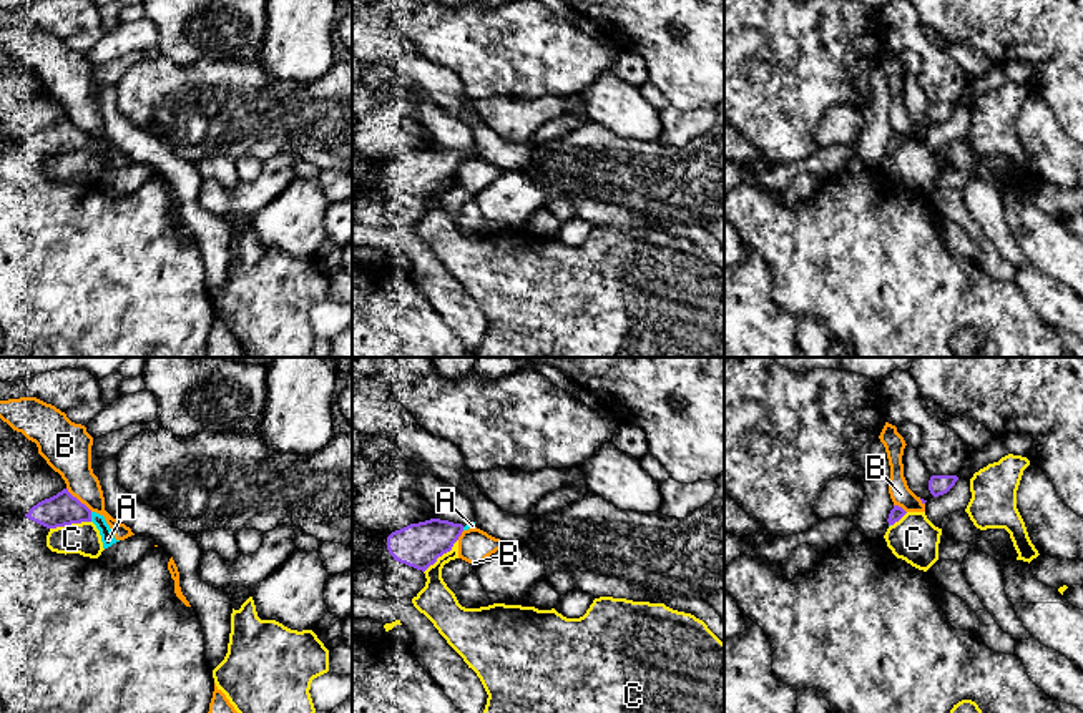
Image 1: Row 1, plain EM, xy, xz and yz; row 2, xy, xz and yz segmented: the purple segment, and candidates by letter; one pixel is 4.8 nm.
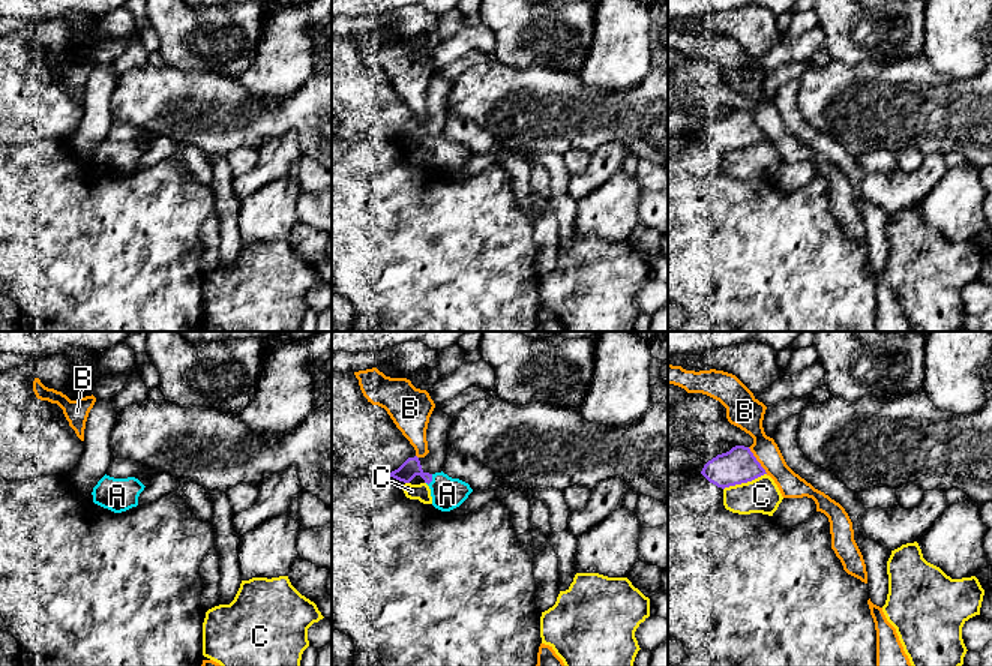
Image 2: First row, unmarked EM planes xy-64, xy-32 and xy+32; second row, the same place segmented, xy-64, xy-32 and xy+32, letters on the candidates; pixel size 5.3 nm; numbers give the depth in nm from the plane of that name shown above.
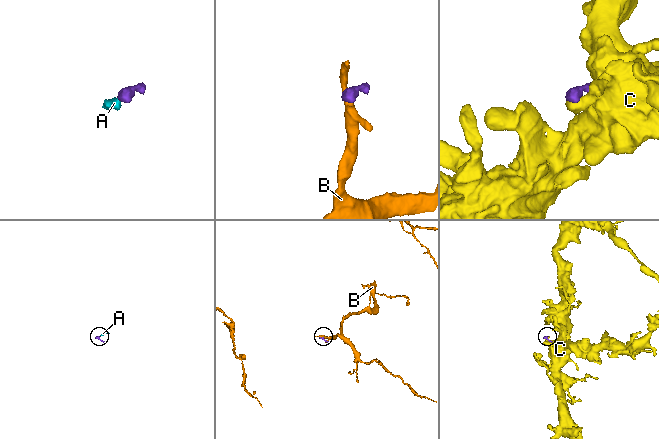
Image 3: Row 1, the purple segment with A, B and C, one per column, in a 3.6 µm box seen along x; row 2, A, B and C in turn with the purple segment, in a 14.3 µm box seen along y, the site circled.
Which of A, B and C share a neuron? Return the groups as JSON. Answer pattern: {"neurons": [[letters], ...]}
{"neurons": [["A"], ["B"], ["C"]]}

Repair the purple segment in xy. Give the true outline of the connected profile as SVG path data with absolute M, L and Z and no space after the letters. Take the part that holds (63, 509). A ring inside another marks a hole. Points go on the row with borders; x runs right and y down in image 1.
M63 489L56 495L38 502L30 509L28 514L25 514L25 517L47 529L93 522L100 530L103 548L108 548L113 543L120 542L115 538L105 517L91 512L85 504L73 497L68 489Z

